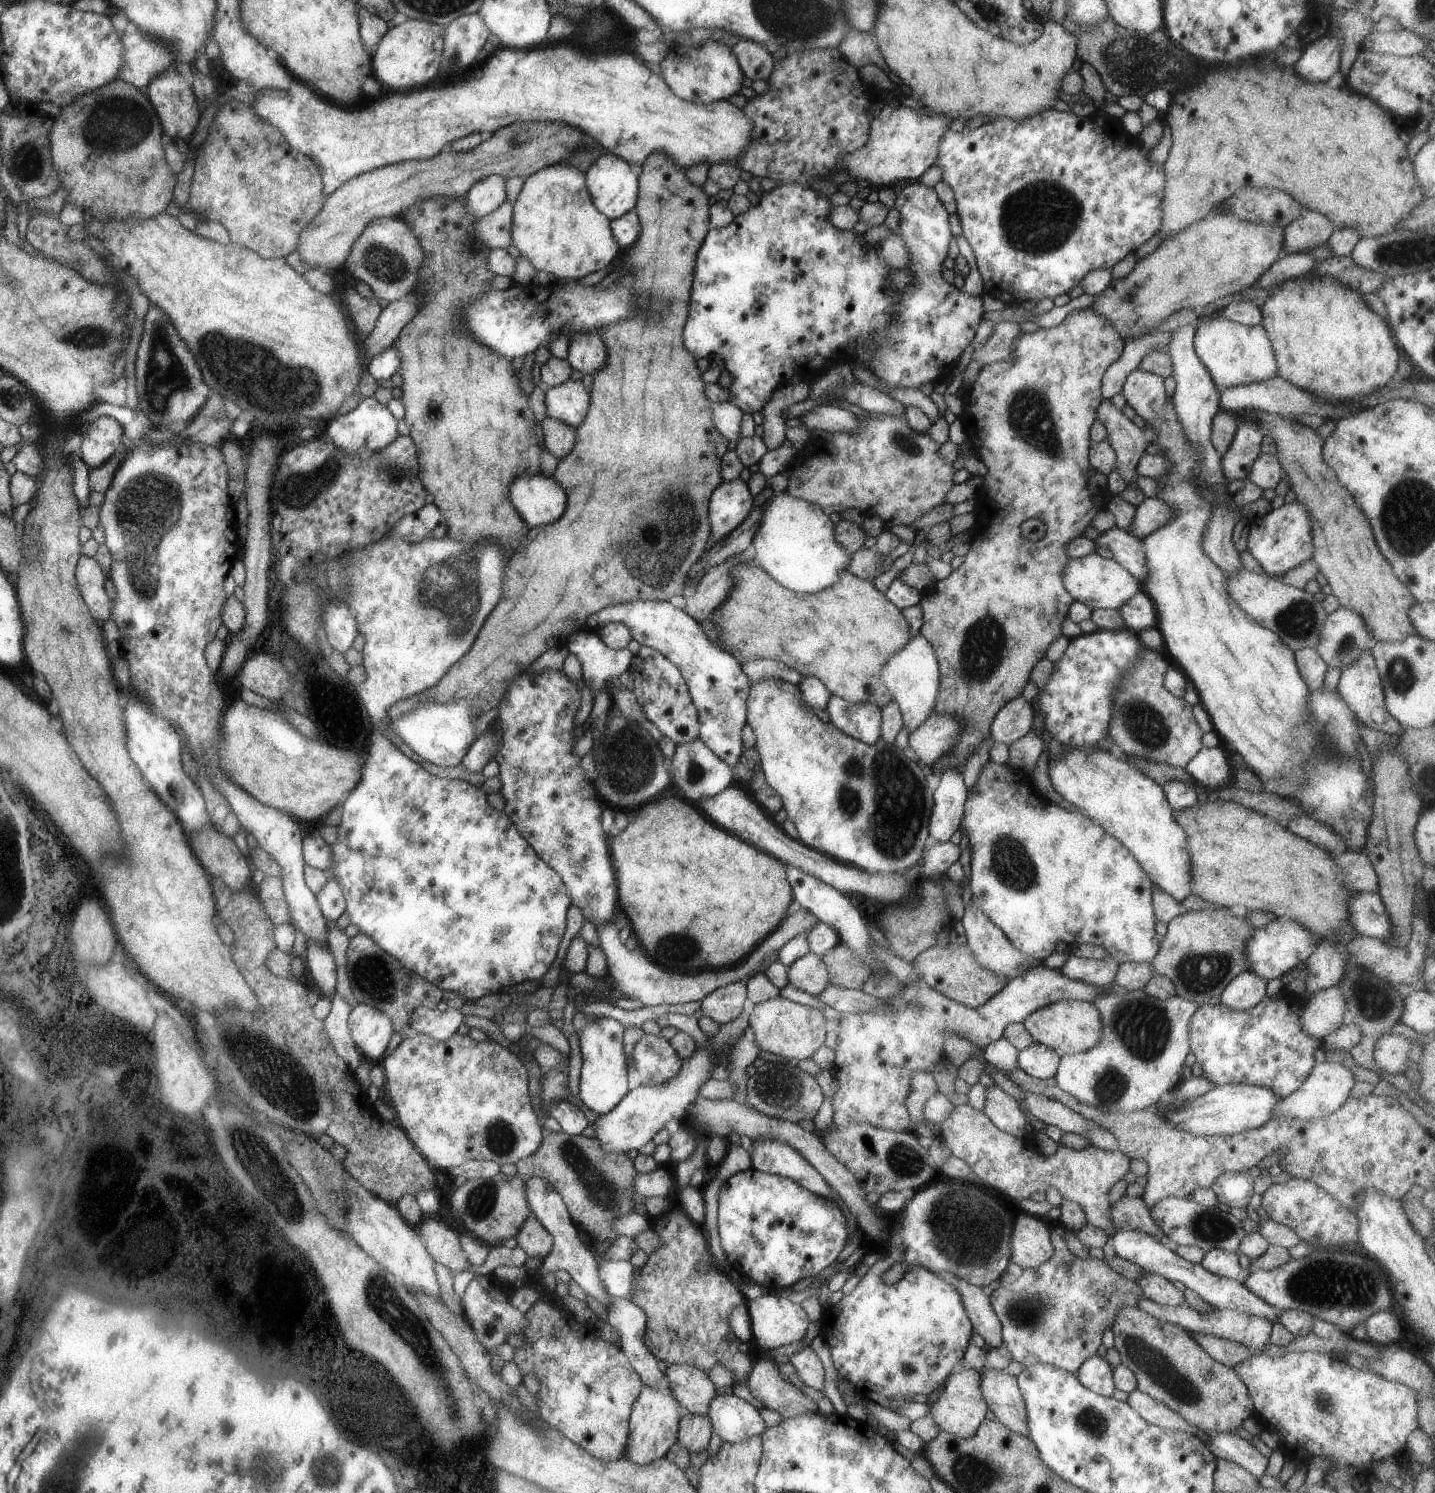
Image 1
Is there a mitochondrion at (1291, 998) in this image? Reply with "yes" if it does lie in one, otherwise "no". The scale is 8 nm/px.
no

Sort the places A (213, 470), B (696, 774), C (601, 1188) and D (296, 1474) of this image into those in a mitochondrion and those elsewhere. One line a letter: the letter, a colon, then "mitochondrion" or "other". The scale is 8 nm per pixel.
A: other
B: mitochondrion
C: mitochondrion
D: mitochondrion

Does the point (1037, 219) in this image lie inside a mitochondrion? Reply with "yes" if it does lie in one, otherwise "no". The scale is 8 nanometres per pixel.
yes

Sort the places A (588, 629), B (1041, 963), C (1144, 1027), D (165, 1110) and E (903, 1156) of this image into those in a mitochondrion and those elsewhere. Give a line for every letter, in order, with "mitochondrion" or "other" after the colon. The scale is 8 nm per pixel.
A: other
B: other
C: mitochondrion
D: other
E: mitochondrion

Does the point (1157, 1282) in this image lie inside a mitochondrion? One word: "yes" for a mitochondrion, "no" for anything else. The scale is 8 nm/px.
no

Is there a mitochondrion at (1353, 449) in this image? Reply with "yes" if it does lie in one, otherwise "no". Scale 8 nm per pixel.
no

